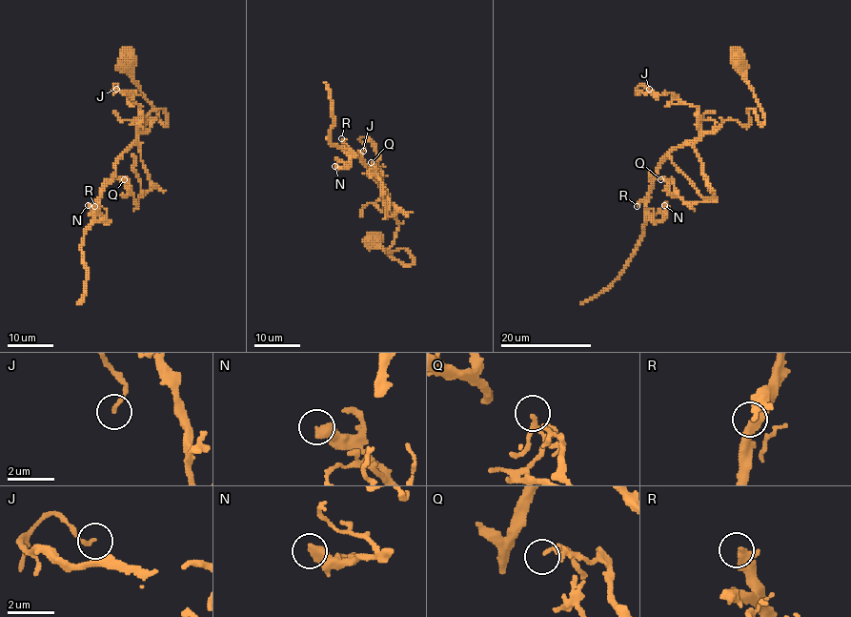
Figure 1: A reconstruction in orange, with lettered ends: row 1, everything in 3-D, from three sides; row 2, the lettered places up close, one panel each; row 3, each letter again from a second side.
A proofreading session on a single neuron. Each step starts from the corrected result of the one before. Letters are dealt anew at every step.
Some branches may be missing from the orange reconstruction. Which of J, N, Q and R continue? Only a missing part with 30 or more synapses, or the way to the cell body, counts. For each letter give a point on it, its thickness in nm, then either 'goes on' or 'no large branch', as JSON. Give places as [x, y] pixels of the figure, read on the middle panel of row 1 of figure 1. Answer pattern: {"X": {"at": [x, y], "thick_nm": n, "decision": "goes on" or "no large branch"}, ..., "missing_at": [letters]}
{"J": {"at": [363, 151], "thick_nm": 140, "decision": "no large branch"}, "N": {"at": [334, 166], "thick_nm": 440, "decision": "no large branch"}, "Q": {"at": [371, 162], "thick_nm": 130, "decision": "no large branch"}, "R": {"at": [341, 138], "thick_nm": 260, "decision": "no large branch"}, "missing_at": []}

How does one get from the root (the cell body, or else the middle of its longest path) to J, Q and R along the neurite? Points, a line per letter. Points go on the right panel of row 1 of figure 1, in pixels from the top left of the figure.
J: (738, 62), (763, 124), (747, 109), (748, 126), (727, 119), (703, 132), (698, 108), (635, 89), (649, 89)
Q: (738, 62), (764, 123), (747, 109), (748, 126), (727, 119), (693, 144), (707, 200), (686, 202), (660, 179)
R: (738, 62), (764, 123), (747, 109), (748, 126), (727, 119), (712, 132), (678, 145), (637, 206)

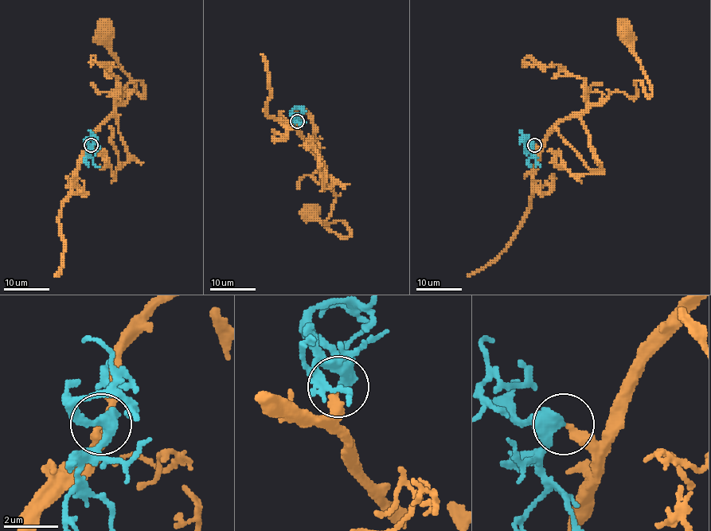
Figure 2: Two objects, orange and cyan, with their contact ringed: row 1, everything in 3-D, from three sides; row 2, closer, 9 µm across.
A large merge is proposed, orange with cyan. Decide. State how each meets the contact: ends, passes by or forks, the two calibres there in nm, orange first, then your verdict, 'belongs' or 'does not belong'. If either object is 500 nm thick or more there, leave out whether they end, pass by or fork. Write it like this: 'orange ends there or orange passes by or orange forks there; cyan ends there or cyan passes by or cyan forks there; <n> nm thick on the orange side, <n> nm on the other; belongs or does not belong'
orange ends there; cyan passes by; 320 nm thick on the orange side, 360 nm on the other; does not belong

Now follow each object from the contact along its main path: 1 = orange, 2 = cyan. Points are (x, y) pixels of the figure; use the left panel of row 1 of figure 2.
1: (91, 145), (92, 133), (126, 100), (126, 91), (119, 97), (126, 85), (142, 83), (143, 92), (105, 34)
2: (91, 145), (87, 141), (95, 138), (92, 134)

